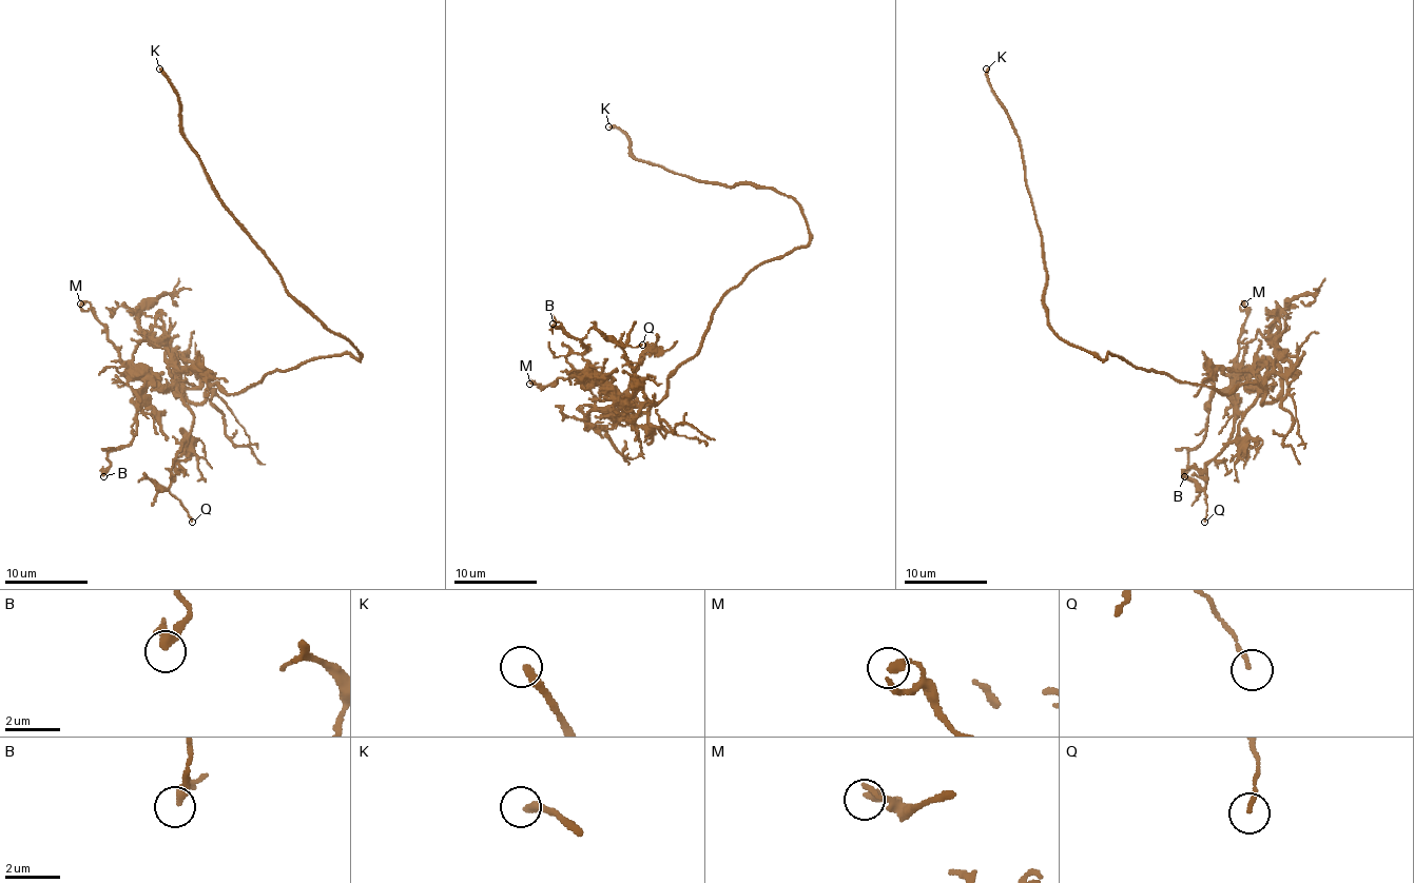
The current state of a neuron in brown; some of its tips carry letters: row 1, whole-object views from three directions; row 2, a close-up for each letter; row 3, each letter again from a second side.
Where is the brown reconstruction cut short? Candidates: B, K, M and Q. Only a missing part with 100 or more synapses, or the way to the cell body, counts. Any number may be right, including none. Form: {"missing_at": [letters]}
{"missing_at": ["K"]}

